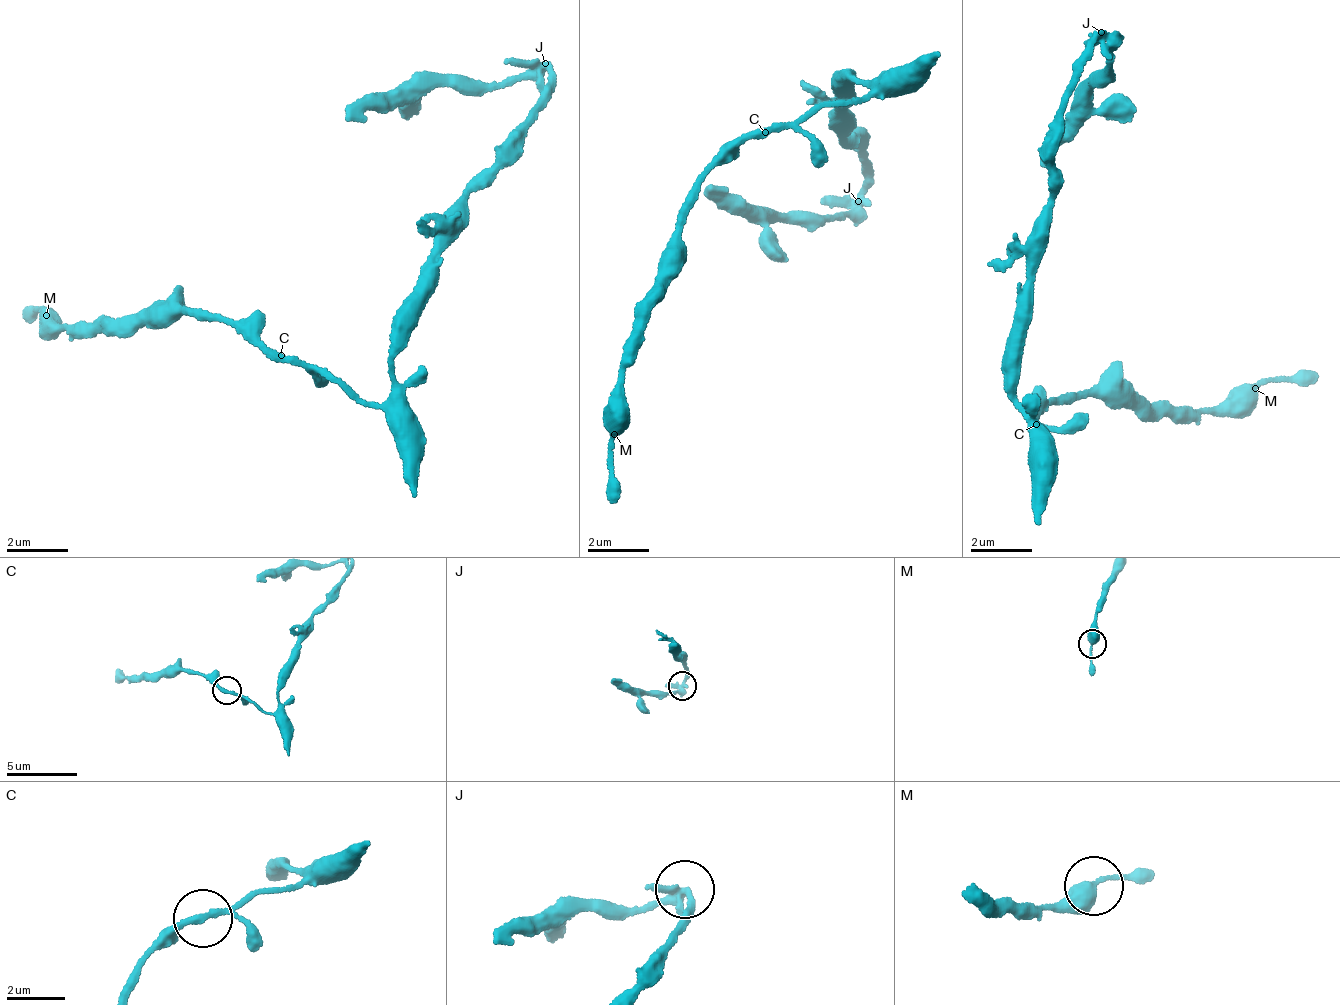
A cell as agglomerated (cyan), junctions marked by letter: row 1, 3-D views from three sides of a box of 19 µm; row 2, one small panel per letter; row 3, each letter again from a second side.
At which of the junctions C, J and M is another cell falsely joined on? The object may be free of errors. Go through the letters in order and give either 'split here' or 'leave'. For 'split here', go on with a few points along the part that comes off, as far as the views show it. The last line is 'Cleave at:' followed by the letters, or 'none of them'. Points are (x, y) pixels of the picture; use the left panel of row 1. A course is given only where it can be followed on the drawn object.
C: leave
J: split here; course (548, 61), (493, 85), (401, 81), (346, 117)
M: leave
Cleave at: J

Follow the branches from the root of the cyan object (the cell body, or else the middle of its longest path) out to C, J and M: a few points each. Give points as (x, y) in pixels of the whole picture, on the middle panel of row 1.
C: (847, 79), (854, 75), (871, 84), (854, 101), (830, 100), (799, 125), (775, 124), (765, 132)
J: (847, 79), (830, 90), (827, 128), (845, 144), (852, 136), (859, 200)
M: (847, 79), (871, 84), (758, 131), (697, 181), (611, 432)

